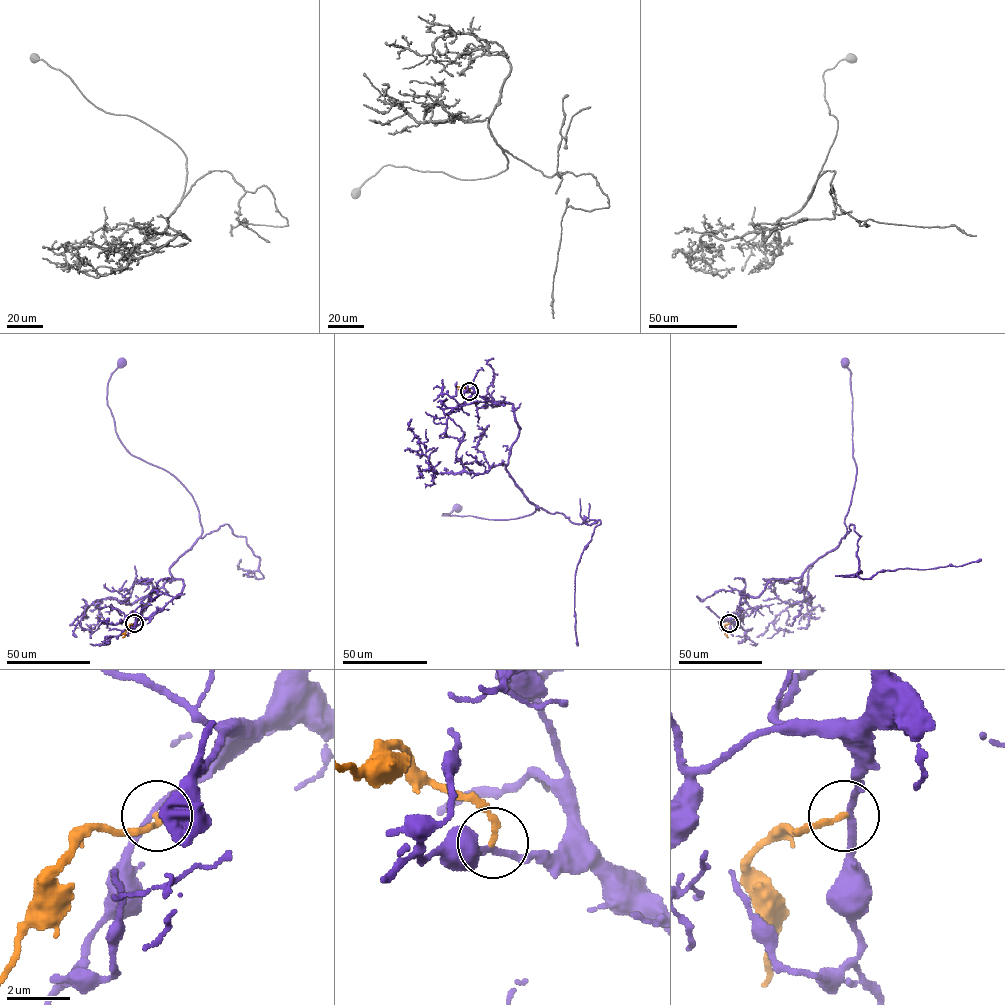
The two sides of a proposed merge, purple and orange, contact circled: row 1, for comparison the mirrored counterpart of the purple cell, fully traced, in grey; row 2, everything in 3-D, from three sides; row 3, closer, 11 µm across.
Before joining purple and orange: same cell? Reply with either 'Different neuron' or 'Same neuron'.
Different neuron

